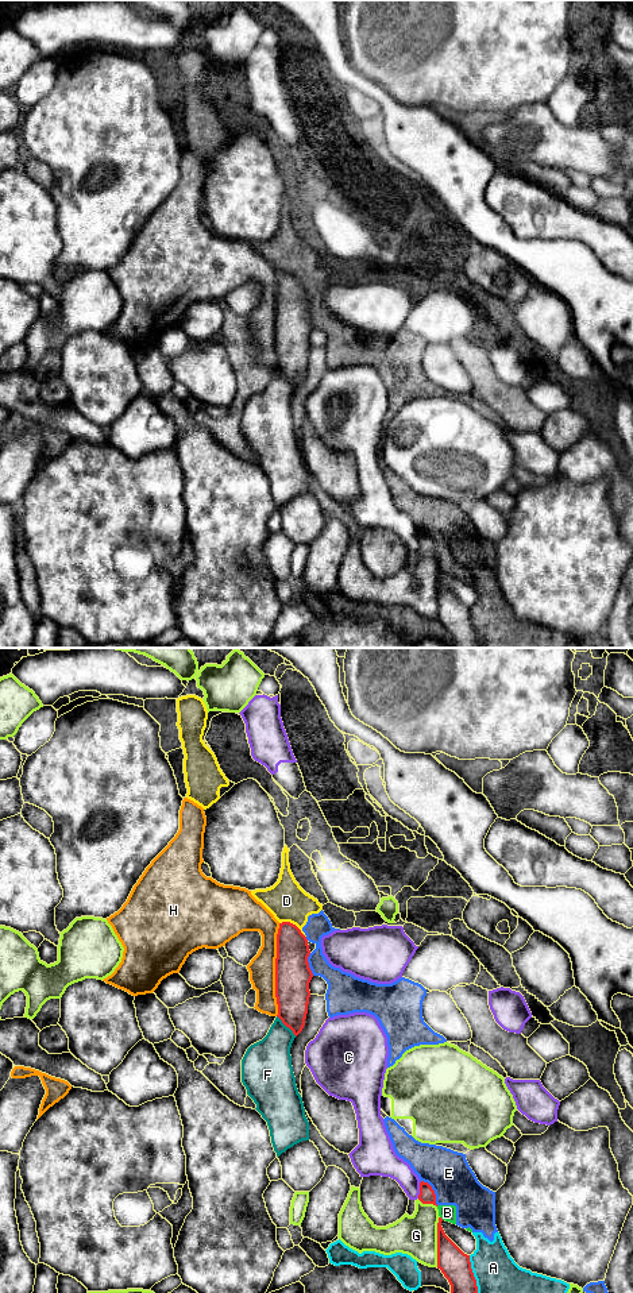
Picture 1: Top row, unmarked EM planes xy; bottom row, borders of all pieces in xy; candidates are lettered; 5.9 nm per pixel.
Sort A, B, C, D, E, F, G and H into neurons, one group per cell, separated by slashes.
A B D E / C / F / G / H

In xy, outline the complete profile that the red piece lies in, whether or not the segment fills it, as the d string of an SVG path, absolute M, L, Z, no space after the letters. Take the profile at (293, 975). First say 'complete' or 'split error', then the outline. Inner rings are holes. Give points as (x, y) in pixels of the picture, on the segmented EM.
complete; M279 923L275 958L275 997L278 1018L297 1037L304 1026L310 997L310 954L306 937L290 923Z

